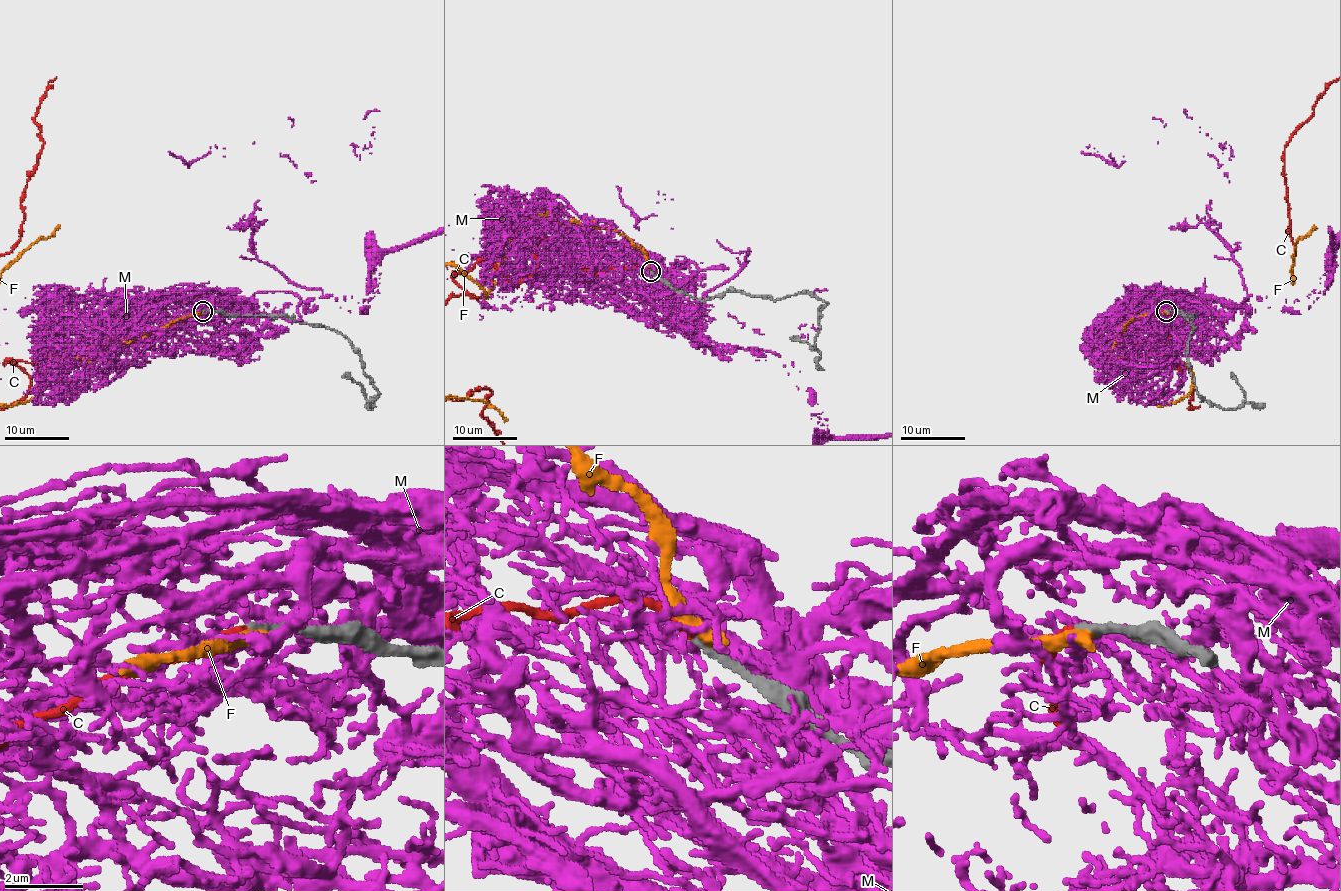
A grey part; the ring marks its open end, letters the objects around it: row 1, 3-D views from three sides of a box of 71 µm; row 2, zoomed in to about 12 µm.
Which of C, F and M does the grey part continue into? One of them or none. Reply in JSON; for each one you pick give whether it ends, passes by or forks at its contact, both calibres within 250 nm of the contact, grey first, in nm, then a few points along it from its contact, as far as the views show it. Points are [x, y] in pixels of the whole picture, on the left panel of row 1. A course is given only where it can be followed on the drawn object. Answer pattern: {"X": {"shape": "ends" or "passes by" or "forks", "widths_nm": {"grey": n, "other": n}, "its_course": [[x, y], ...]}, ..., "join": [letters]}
{"C": {"shape": "ends", "widths_nm": {"grey": 280, "other": 280}}, "join": ["C"]}

